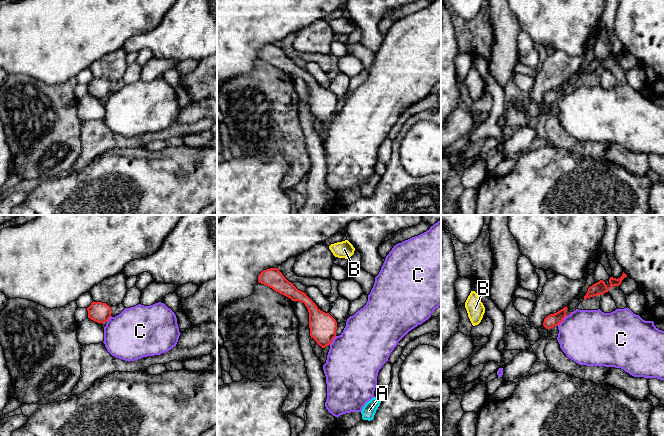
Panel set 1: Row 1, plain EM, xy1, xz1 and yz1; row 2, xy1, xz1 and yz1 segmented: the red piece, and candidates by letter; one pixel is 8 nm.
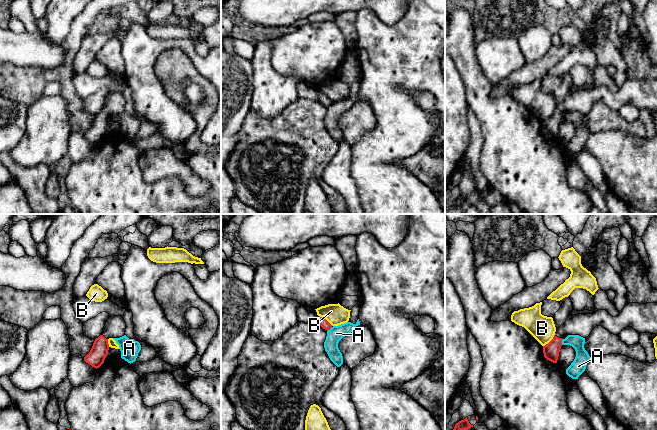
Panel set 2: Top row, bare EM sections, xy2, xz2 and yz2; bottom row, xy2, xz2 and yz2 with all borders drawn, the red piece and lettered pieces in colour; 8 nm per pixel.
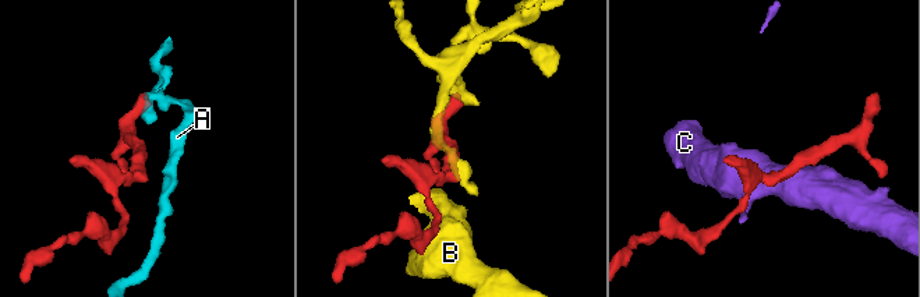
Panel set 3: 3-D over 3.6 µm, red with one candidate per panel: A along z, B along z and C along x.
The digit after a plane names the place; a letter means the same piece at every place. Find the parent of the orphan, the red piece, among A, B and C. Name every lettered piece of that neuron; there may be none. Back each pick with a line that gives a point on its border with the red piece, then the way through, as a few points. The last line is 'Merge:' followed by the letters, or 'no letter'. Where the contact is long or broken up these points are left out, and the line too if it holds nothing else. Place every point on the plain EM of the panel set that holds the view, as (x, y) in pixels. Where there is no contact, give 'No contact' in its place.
Merge: no letter

